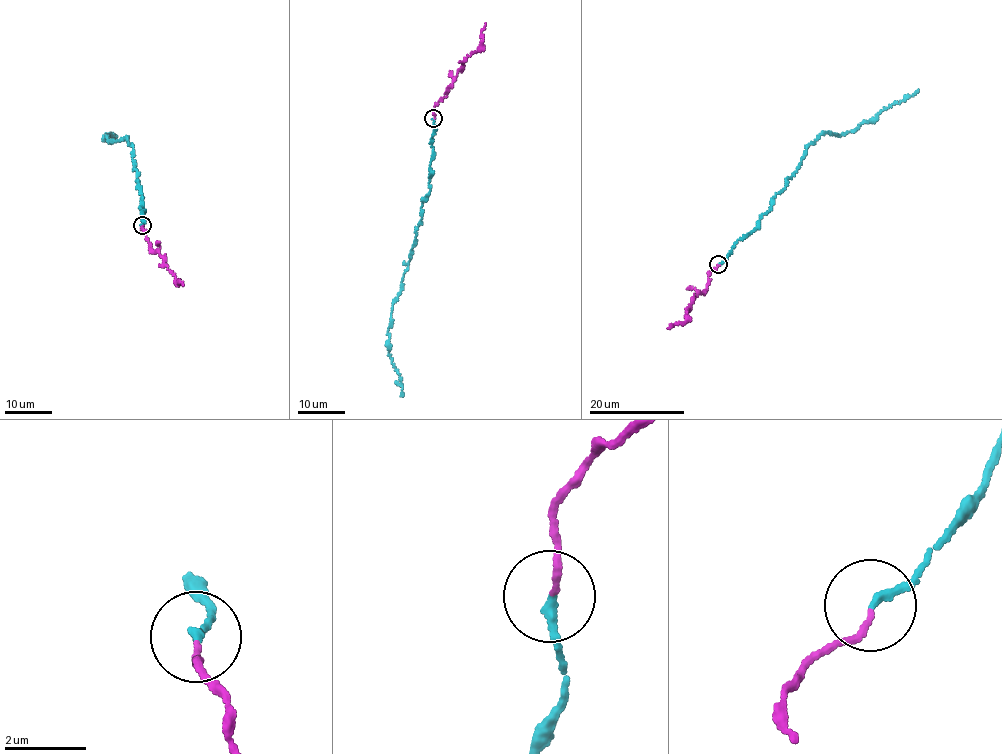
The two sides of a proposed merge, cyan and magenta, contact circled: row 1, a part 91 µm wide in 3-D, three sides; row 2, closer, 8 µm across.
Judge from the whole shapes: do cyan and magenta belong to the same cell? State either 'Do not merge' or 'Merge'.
Merge

